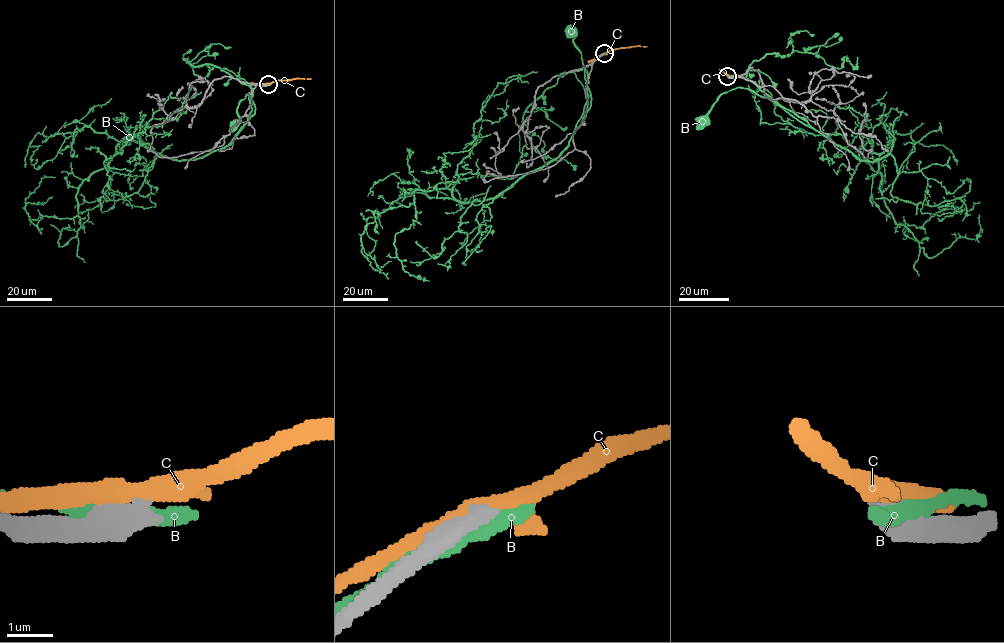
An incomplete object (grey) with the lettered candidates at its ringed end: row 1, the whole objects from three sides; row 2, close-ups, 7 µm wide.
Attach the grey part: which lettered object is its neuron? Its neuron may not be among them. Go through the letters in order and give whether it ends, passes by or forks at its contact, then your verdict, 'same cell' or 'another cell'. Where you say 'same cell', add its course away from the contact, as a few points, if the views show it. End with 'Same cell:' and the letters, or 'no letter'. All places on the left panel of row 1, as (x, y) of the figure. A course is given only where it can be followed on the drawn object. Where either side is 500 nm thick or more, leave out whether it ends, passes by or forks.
B: another cell
C: another cell
Same cell: no letter

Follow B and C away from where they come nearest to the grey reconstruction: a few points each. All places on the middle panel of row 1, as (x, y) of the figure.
B: (602, 55), (585, 68), (591, 105), (576, 129), (588, 98), (581, 53), (573, 41), (575, 33), (570, 30)
C: (602, 54), (613, 50), (646, 46)

